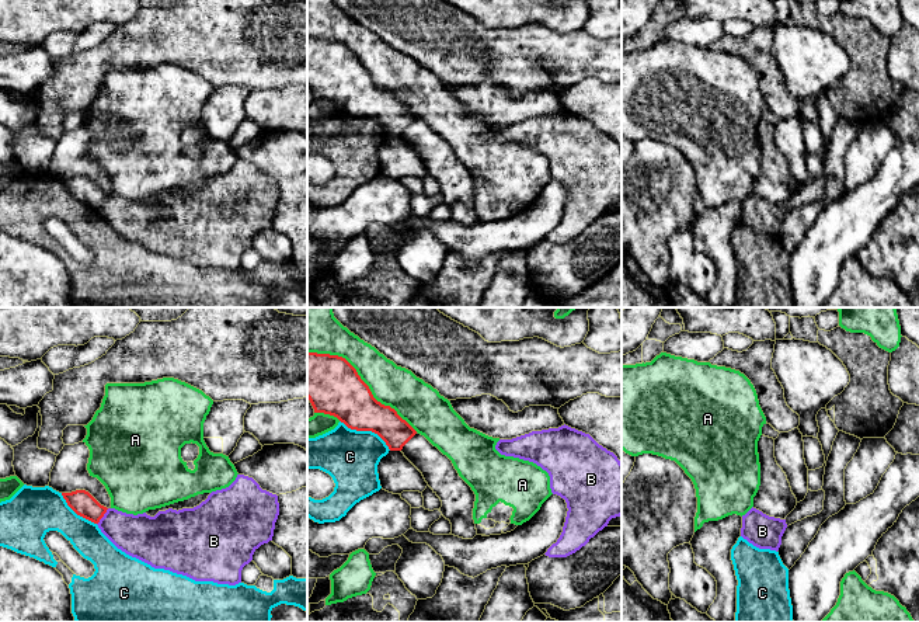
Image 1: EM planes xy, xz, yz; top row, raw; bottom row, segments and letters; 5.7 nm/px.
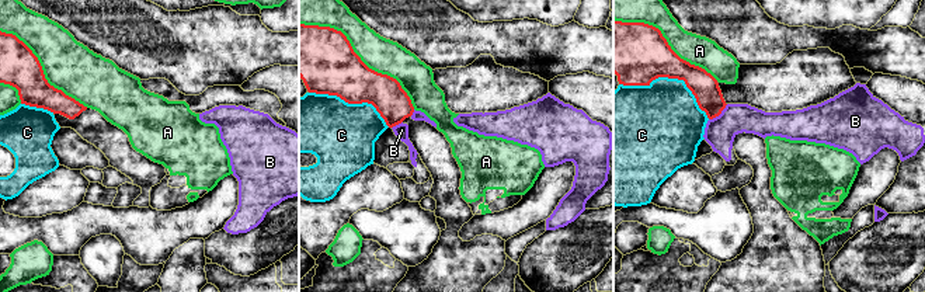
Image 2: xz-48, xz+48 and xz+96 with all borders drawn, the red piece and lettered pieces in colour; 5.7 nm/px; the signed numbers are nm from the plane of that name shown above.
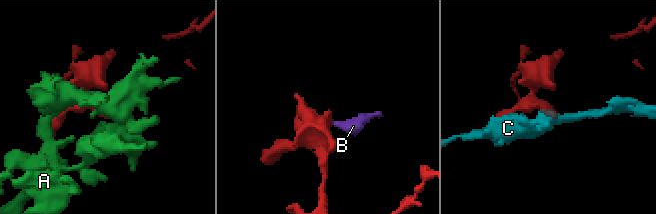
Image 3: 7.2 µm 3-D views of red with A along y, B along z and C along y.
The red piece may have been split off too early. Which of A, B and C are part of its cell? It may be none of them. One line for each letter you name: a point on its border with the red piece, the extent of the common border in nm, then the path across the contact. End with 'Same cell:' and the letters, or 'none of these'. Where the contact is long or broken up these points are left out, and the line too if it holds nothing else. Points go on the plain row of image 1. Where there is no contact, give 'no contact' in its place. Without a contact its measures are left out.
Same cell: none of these

